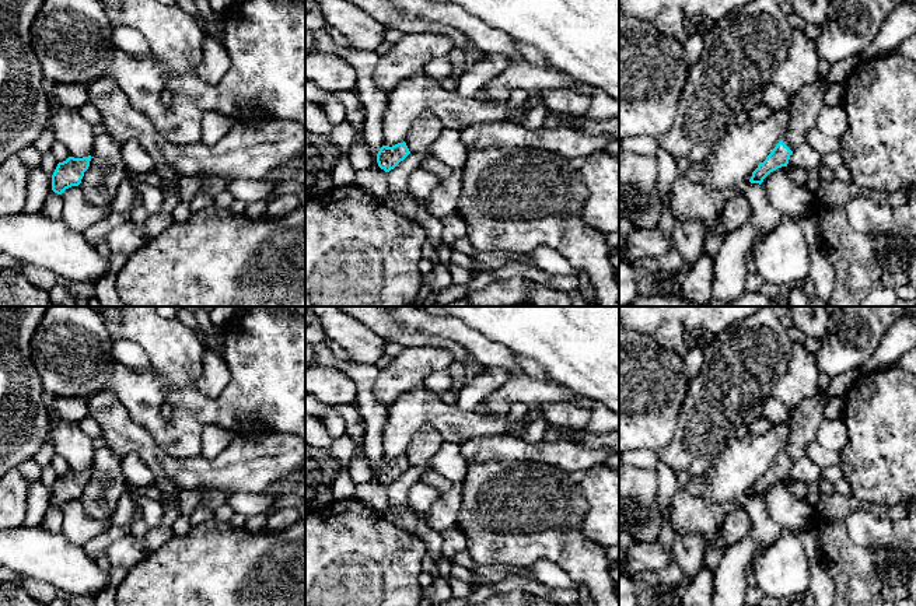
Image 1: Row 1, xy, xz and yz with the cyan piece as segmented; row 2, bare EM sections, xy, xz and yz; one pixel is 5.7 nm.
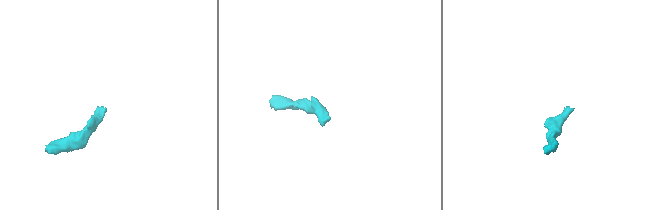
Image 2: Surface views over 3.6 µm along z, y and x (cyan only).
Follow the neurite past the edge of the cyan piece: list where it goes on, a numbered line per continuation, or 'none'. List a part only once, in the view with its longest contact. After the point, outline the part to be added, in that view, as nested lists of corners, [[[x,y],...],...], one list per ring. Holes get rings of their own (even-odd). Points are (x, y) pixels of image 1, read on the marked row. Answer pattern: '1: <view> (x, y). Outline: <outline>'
1: yz (807, 104). Outline: [[[824,77],[796,94],[790,106],[791,120],[780,139],[791,151],[805,141],[811,129],[817,127],[817,118],[825,105],[824,94],[828,88],[829,84]]]

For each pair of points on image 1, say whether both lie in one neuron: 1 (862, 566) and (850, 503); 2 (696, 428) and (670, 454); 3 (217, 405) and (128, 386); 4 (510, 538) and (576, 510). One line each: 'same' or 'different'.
1: same
2: same
3: same
4: same

